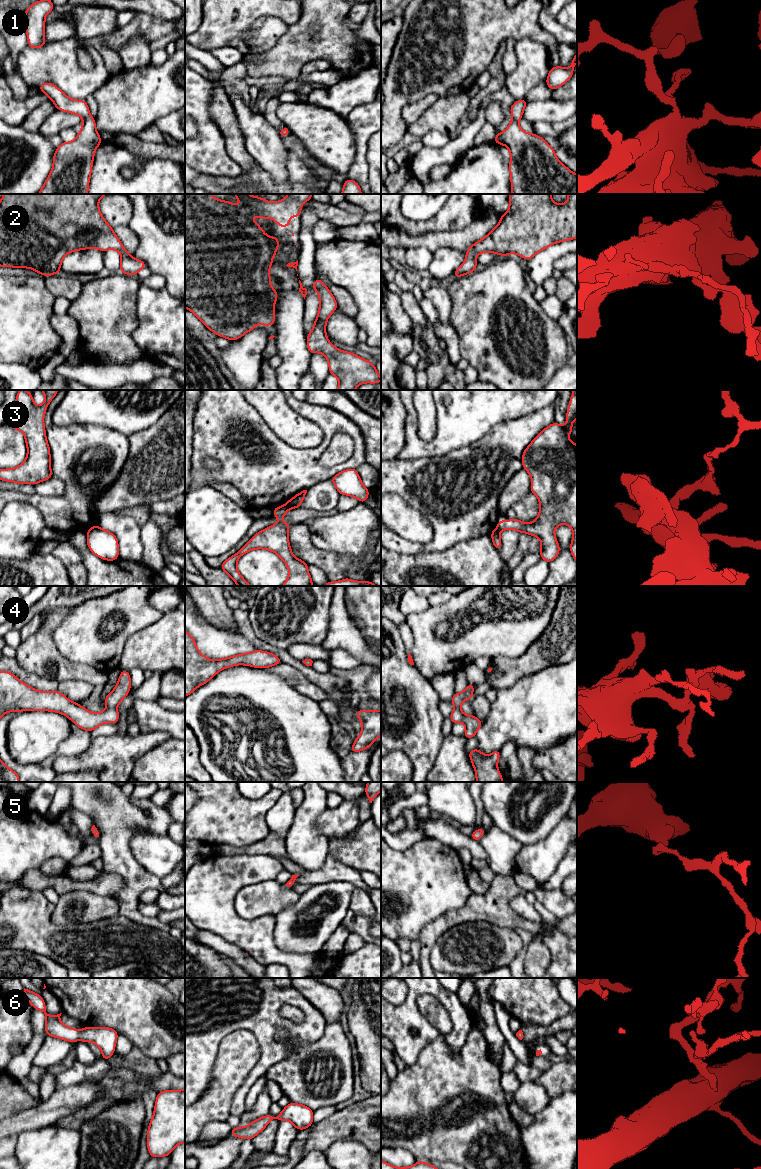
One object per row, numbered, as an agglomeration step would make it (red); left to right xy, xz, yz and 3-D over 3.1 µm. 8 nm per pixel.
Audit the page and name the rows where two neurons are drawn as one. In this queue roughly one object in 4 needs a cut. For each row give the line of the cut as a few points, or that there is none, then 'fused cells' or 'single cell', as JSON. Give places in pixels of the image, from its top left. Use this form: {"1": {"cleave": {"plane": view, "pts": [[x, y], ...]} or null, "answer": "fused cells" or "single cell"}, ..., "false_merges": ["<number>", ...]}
{"1": {"cleave": null, "answer": "single cell"}, "2": {"cleave": null, "answer": "single cell"}, "3": {"cleave": {"plane": "xz", "pts": [[284, 505], [289, 508]]}, "answer": "fused cells"}, "4": {"cleave": null, "answer": "single cell"}, "5": {"cleave": null, "answer": "single cell"}, "6": {"cleave": null, "answer": "single cell"}, "false_merges": ["3"]}

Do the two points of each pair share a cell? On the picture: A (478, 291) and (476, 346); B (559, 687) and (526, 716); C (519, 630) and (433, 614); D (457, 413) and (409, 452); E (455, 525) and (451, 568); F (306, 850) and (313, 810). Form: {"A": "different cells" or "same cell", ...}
{"A": "same cell", "B": "same cell", "C": "same cell", "D": "same cell", "E": "different cells", "F": "same cell"}

